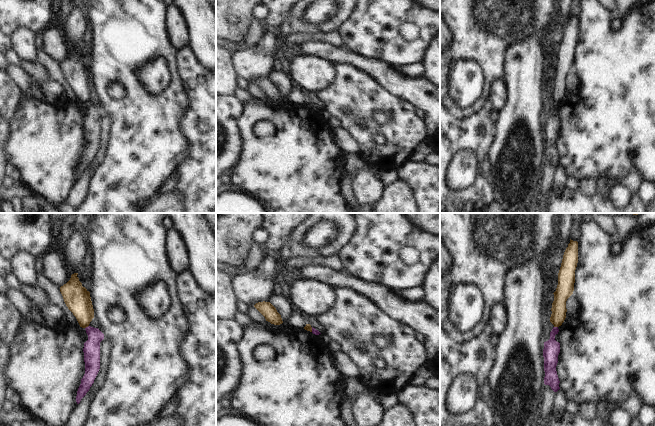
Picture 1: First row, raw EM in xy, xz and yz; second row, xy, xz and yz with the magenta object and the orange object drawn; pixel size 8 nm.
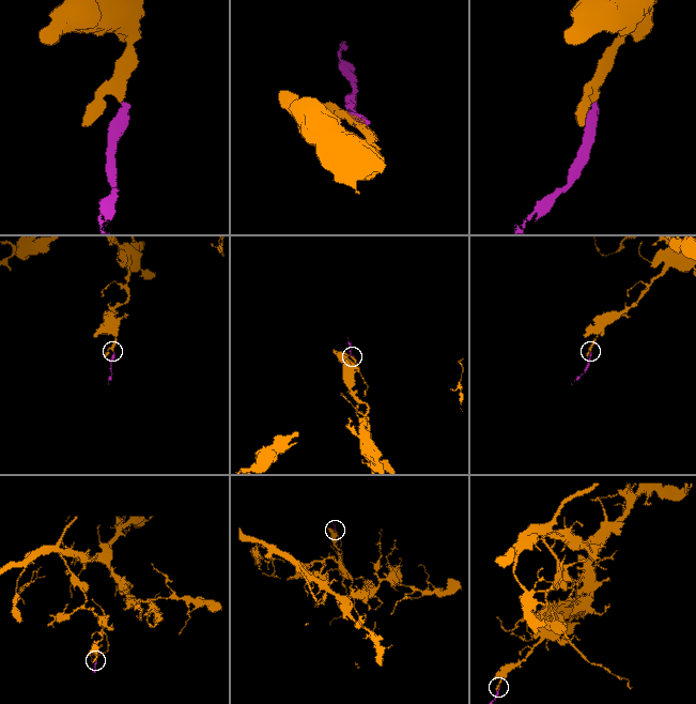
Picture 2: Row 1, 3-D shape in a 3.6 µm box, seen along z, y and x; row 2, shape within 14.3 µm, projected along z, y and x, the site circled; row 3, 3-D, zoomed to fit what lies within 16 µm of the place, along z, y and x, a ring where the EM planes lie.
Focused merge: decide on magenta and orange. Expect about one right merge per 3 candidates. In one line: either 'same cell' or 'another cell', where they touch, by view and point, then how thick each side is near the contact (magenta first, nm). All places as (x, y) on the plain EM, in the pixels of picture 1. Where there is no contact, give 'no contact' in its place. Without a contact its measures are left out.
another cell; meets magenta in xy at (86, 103); 130 nm thick on the magenta side, 200 nm on the other

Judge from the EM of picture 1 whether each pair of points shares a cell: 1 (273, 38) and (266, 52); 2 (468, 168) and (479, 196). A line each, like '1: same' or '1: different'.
1: same
2: different

